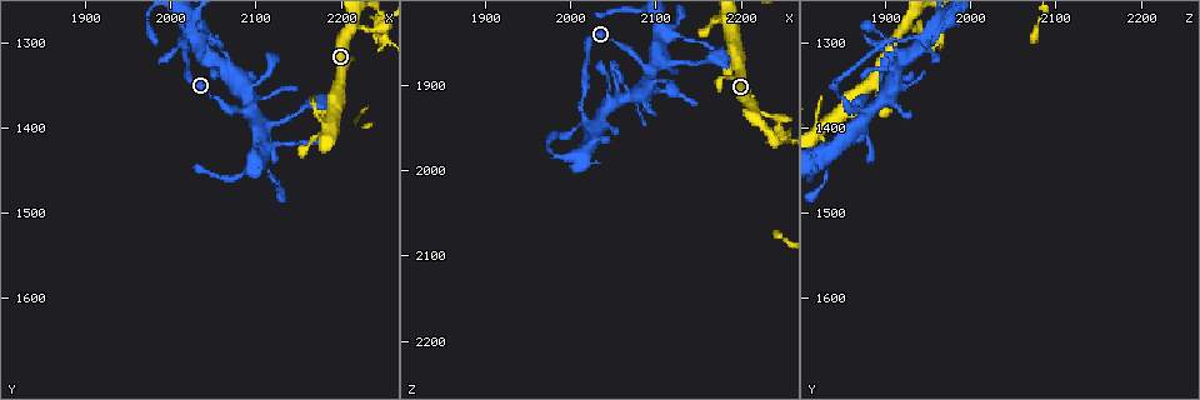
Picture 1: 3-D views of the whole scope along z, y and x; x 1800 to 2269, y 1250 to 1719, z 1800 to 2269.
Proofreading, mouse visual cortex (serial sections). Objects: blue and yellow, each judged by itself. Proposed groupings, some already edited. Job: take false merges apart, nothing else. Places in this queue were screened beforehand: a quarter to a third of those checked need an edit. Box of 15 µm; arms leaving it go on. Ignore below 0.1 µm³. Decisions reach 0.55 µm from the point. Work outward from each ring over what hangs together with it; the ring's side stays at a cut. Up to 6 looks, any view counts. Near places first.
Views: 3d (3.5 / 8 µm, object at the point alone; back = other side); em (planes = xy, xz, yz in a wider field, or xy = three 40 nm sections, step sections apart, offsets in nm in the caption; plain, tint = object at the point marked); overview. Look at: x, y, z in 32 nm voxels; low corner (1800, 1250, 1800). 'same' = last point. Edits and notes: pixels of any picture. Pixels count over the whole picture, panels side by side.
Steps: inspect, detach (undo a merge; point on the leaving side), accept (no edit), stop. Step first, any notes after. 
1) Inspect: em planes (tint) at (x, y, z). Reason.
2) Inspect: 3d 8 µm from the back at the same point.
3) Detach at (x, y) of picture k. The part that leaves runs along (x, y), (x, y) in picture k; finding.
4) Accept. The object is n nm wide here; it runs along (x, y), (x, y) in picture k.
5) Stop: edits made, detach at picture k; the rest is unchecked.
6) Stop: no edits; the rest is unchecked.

Inspect: 3d 3.5 µm at (2090, 1375, 1885). A fork.

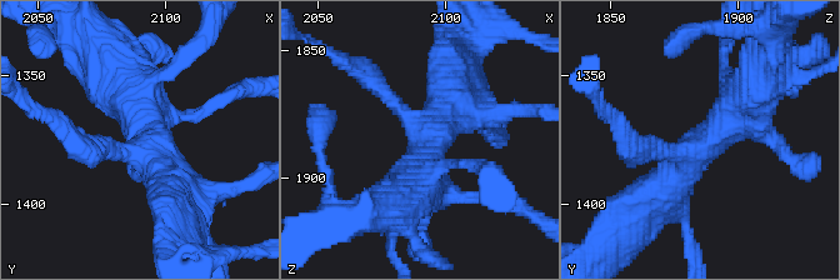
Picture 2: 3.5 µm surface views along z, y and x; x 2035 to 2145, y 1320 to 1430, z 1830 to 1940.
Inspect: em xy step 3 (tint) at (2091, 1380, 1881). 3 arms meet here; the arms are 250, 500, 500 nm wide; now the EM.

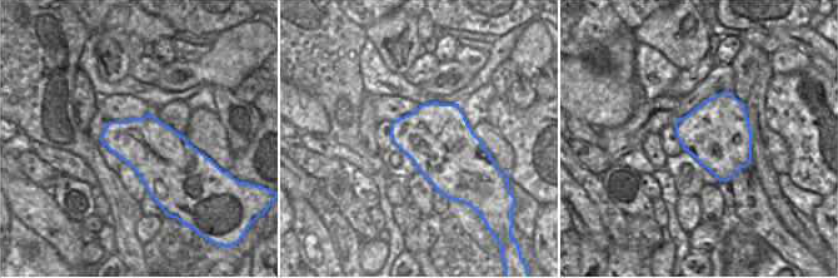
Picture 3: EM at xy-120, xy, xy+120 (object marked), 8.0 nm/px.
Accept. It runs along (363, 74), (428, 135), (413, 189) in picture 2; continuous, no second cell.

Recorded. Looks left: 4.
Inspect: 3d 3.5 µm at (2210, 1280, 1925). Two arms in line, one across.

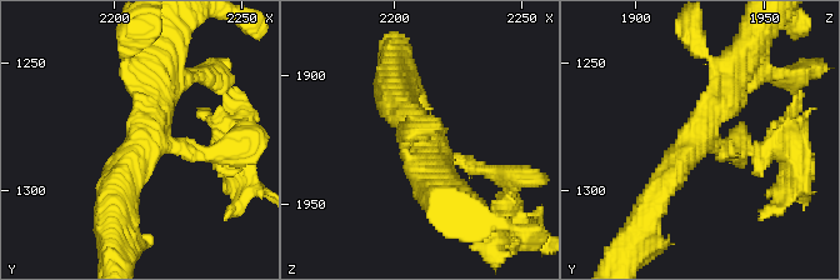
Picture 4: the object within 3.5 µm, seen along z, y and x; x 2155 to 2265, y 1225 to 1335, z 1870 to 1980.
Inspect: em planes (tint) at (2212, 1281, 1924). Now the EM.

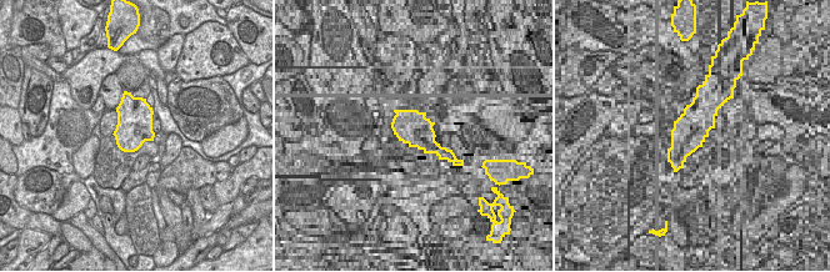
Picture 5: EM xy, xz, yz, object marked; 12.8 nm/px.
Detach at (218, 135) of picture 4. 3 arms meet here; the part that leaves runs along (179, 145), (240, 153), (236, 169) in picture 4; a second cell is stuck on.

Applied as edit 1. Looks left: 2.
Stop: edits made, detach at picture 4; the rest is unchecked.

